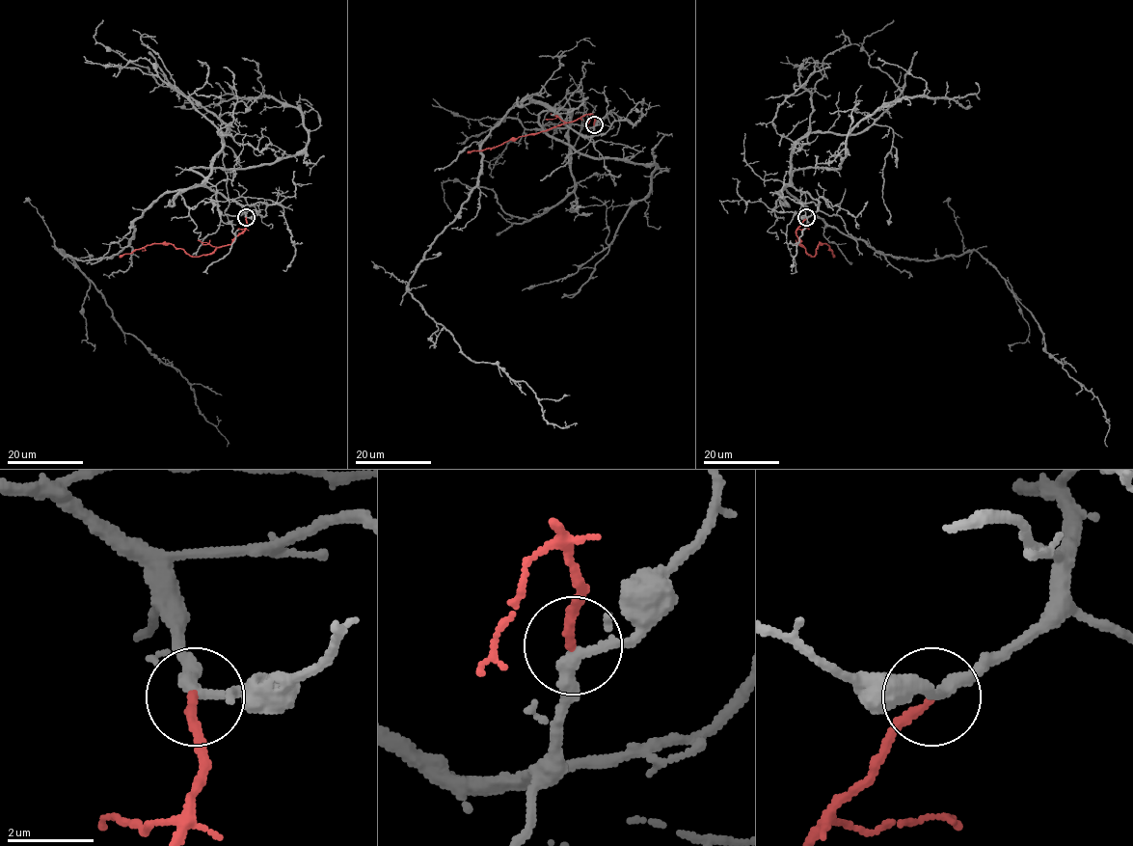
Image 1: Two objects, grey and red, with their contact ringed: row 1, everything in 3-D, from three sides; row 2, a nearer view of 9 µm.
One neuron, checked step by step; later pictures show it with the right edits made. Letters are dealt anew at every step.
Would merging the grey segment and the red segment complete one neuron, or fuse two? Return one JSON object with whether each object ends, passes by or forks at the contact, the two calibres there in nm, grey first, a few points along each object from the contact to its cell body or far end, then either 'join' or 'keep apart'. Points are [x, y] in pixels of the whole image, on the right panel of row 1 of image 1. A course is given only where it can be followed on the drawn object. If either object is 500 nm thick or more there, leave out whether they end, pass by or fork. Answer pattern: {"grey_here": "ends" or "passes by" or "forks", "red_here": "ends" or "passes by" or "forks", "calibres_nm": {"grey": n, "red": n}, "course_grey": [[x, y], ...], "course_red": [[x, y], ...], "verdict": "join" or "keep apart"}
{"grey_here": "forks", "red_here": "ends", "calibres_nm": {"grey": 220, "red": 200}, "course_grey": [[806, 217], [818, 201], [784, 189], [893, 257], [977, 251], [1030, 313], [1044, 349], [1098, 400], [1107, 446]], "course_red": [[806, 217], [795, 231], [799, 244], [813, 257], [819, 244], [826, 244], [835, 257]], "verdict": "join"}

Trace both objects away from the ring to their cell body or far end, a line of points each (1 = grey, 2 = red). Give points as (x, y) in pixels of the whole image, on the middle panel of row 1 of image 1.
1: (594, 124), (582, 136), (514, 105), (409, 283), (466, 356), (575, 425)
2: (594, 124), (594, 117), (585, 114), (468, 153)

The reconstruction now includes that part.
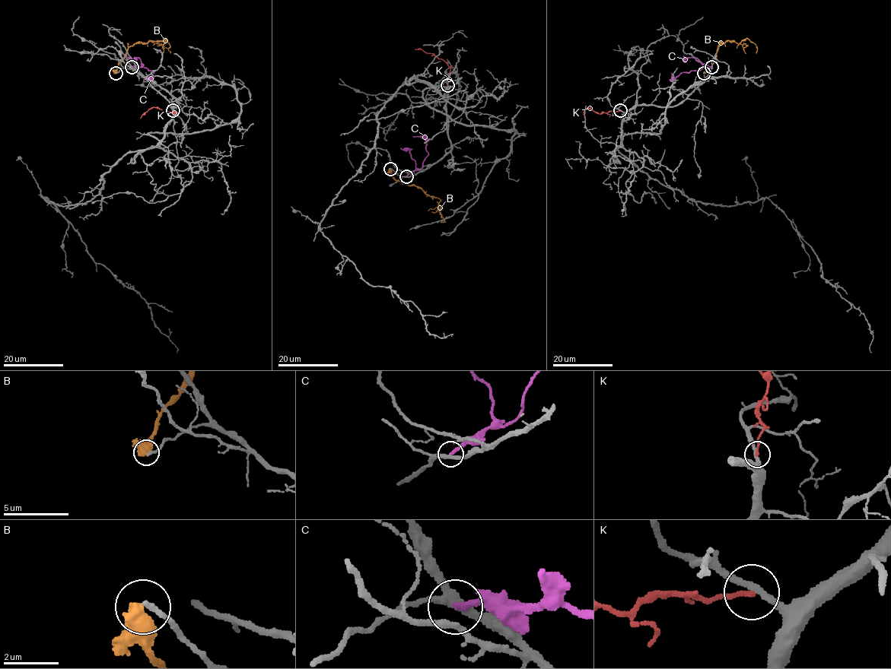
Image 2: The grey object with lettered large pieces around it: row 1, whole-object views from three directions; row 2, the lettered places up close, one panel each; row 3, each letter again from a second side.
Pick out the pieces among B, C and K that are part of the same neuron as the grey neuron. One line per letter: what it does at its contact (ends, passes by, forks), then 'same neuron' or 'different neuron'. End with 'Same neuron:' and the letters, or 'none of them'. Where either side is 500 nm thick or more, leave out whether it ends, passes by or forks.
B: different neuron
C: it ends there; different neuron
K: it ends there; different neuron
Same neuron: none of them

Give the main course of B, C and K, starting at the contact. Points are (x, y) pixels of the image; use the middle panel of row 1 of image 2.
B: (390, 169), (396, 180), (419, 187), (427, 194), (440, 200), (440, 213), (445, 221), (443, 222), (445, 220)
C: (405, 176), (418, 170), (428, 153), (426, 141), (412, 136)
K: (448, 85), (450, 68), (431, 53), (415, 49)

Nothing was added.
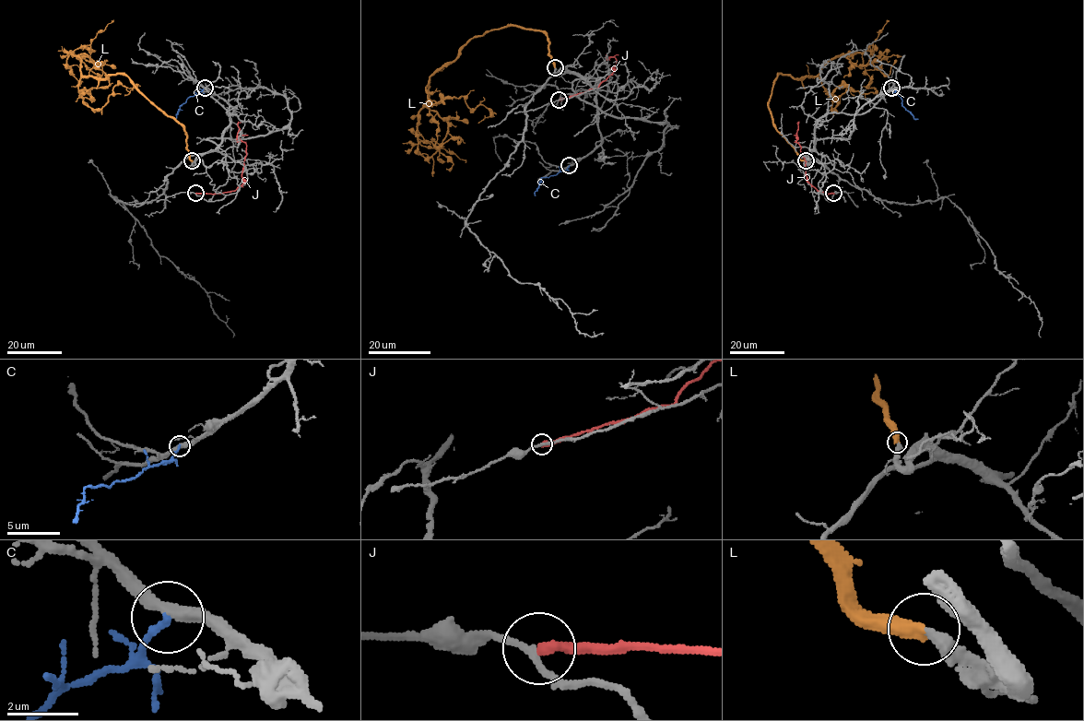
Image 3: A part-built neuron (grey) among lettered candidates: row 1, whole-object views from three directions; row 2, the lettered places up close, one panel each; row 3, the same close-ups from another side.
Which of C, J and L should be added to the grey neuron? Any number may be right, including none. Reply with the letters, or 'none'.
L

